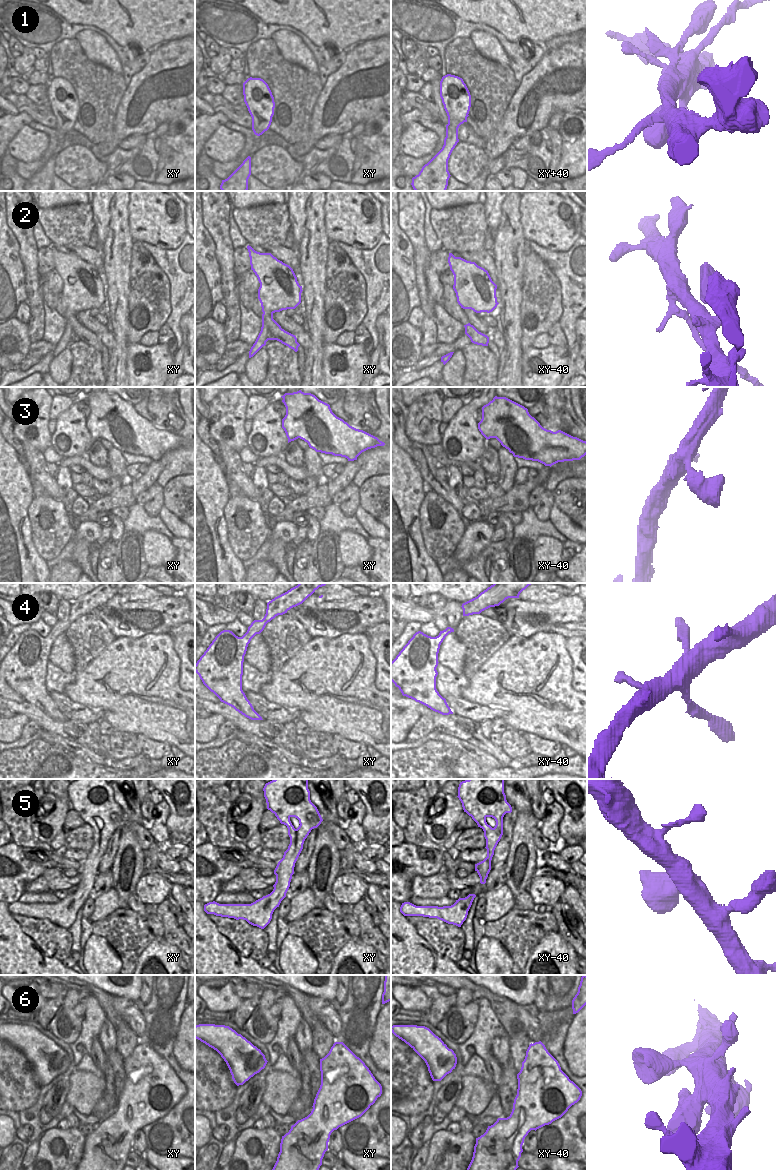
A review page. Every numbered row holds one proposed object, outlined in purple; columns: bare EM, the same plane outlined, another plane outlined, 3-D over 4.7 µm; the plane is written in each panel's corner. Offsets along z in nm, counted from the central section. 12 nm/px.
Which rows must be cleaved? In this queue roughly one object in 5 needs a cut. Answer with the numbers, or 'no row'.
2

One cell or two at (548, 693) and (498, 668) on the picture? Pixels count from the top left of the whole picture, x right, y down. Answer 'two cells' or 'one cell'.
one cell

